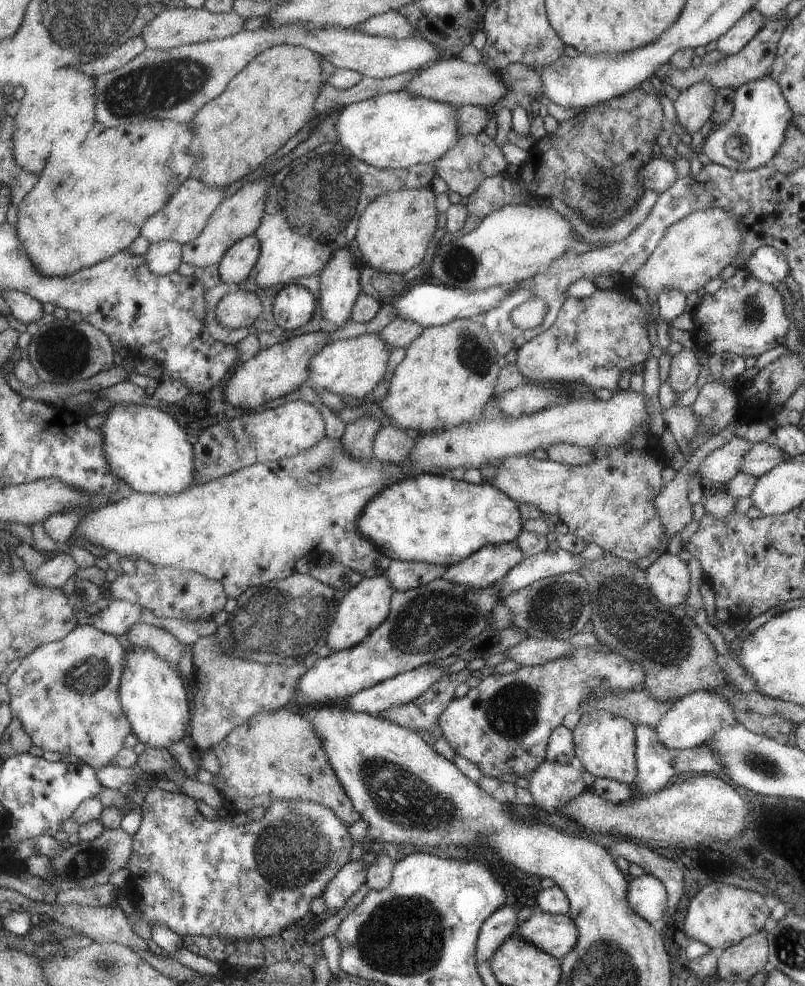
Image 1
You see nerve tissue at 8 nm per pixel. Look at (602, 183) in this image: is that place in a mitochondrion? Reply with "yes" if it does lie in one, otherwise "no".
yes

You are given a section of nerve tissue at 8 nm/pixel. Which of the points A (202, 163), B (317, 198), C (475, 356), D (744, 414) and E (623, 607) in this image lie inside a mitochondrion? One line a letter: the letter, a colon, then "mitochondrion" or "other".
A: other
B: mitochondrion
C: mitochondrion
D: other
E: mitochondrion

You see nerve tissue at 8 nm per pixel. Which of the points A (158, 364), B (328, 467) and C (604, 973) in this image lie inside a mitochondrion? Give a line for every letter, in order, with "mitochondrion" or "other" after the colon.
A: other
B: mitochondrion
C: mitochondrion

